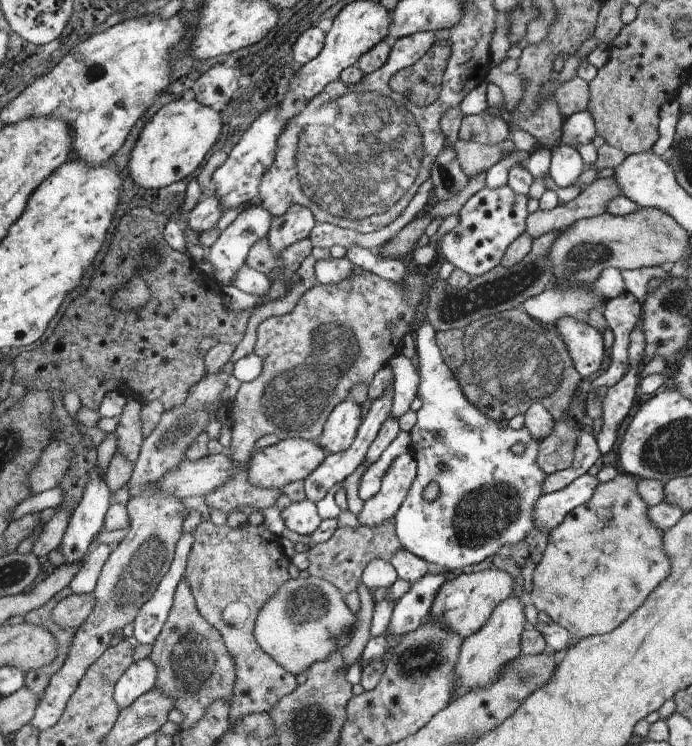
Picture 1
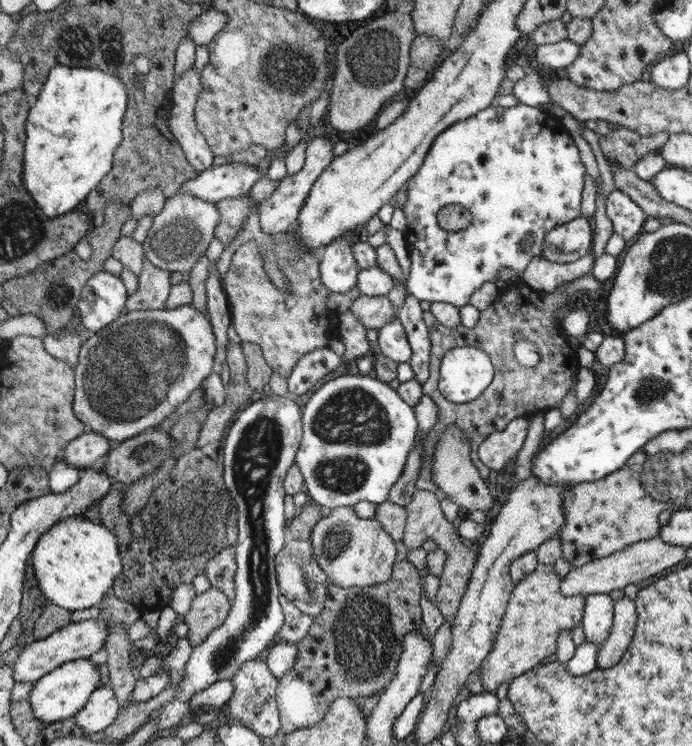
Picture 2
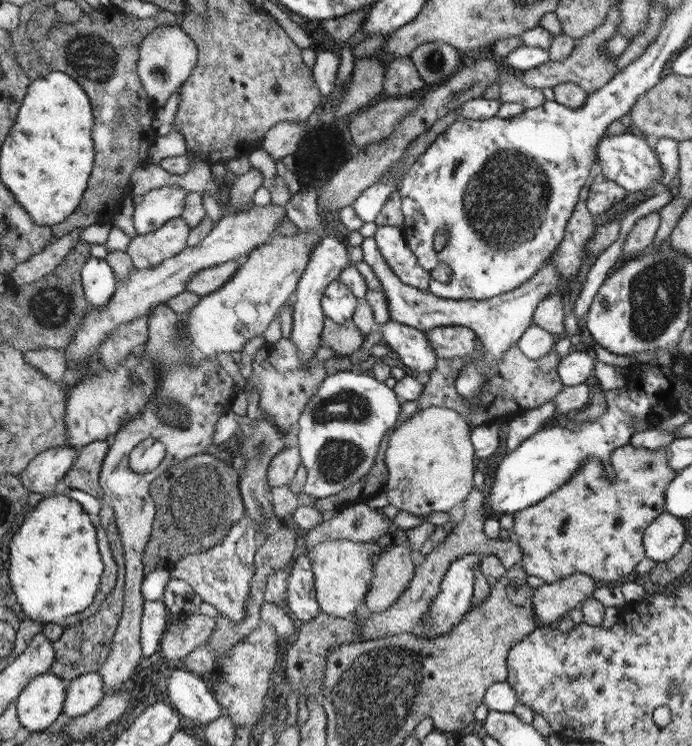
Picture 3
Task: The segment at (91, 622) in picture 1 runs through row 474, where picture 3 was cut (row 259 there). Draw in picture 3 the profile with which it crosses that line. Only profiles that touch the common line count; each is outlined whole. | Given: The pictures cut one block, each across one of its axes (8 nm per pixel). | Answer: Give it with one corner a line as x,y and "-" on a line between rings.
179,216
175,220
169,220
155,232
131,238
125,252
131,256
133,268
155,268
157,264
179,256
179,252
187,248
187,238
189,224

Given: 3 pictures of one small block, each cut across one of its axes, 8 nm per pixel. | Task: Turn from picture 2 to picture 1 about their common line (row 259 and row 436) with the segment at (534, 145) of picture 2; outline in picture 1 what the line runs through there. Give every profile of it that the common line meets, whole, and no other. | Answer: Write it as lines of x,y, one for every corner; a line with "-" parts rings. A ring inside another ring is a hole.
423,322
415,332
415,366
419,368
421,376
417,398
421,400
421,408
417,410
417,422
409,432
409,454
417,462
417,476
393,516
393,526
405,552
415,554
427,564
439,564
441,568
445,568
445,572
449,572
479,564
485,558
495,556
501,546
515,546
523,542
535,530
535,510
539,498
545,494
543,484
547,472
539,466
537,460
541,442
535,440
525,426
517,430
499,426
497,420
489,418
469,402
457,378
443,362
433,336
435,328
429,322
-
515,442
525,444
525,452
521,456
513,456
509,452

